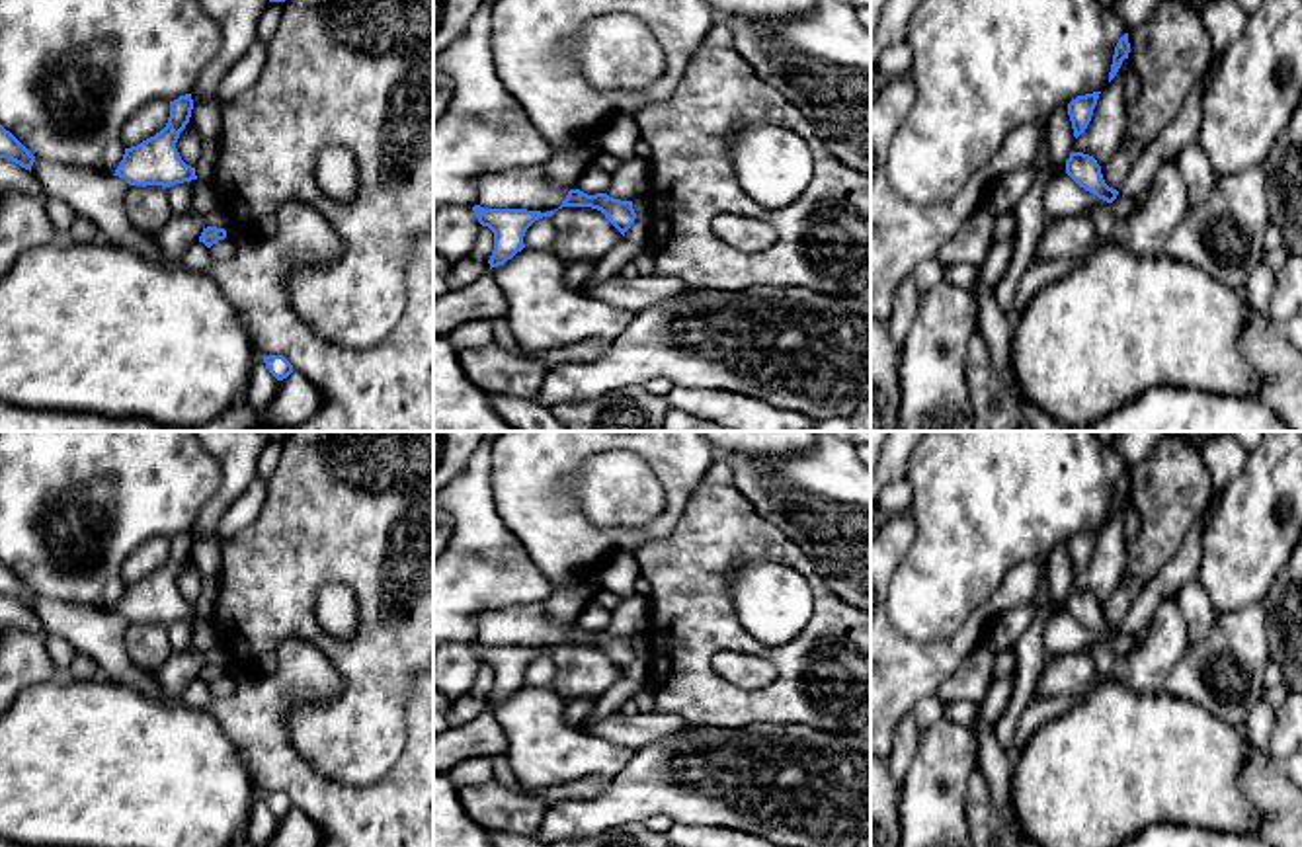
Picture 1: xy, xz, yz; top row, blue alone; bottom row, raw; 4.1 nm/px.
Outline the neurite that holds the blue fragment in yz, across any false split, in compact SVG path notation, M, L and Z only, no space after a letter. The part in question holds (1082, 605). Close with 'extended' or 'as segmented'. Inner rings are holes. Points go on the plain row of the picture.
M1072 589L1066 597L1066 611L1085 628L1099 636L1113 640L1119 632L1117 626L1109 625L1103 617L1101 603L1097 597L1083 589Z | as segmented

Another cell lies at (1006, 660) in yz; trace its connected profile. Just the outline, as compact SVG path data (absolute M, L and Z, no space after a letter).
M1015 646L996 652L994 681L1011 675L1015 671L1015 664L1017 664Z

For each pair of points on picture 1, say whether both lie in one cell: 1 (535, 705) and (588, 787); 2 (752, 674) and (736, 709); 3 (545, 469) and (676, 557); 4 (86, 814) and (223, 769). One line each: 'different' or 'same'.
1: different
2: different
3: different
4: same

